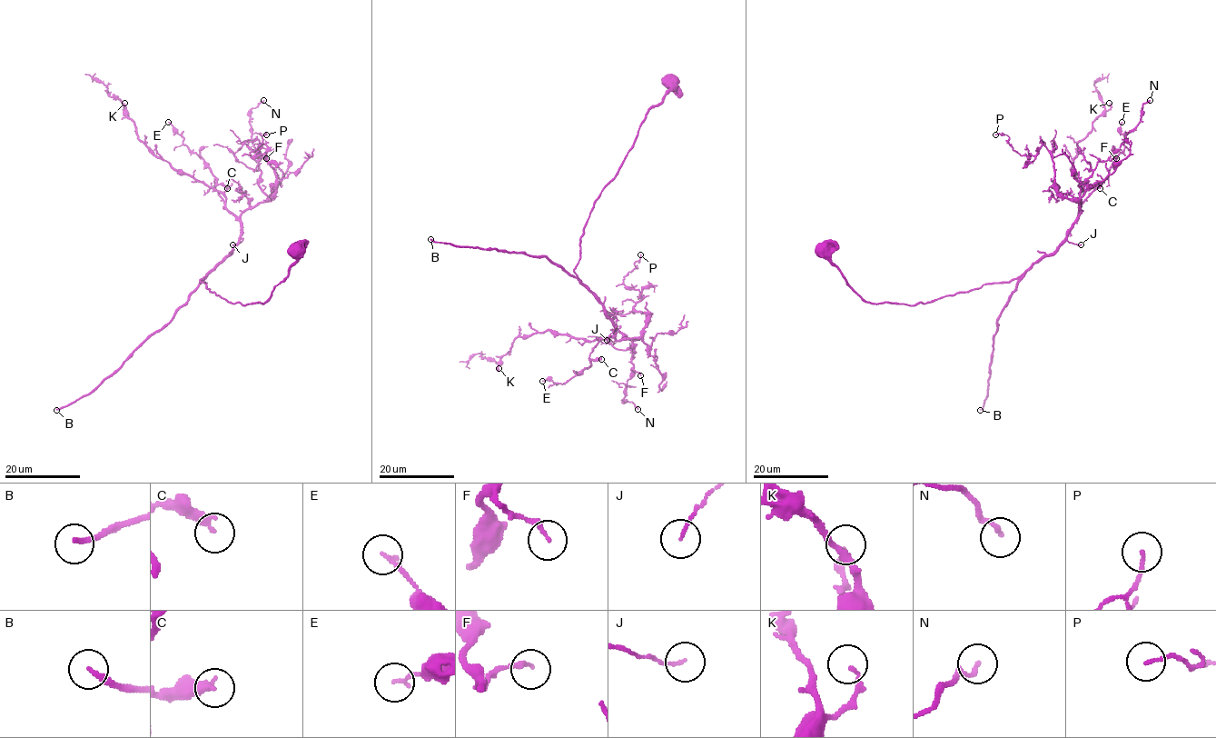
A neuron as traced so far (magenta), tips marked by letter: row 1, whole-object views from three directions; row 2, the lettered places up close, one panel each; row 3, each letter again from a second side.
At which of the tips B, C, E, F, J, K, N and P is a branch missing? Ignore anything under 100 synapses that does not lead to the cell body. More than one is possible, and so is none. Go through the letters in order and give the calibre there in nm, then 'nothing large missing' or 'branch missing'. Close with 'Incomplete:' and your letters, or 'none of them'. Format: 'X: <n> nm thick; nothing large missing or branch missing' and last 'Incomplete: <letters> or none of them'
B: 190 nm thick; branch missing
C: 360 nm thick; nothing large missing
E: 130 nm thick; nothing large missing
F: 160 nm thick; nothing large missing
J: 110 nm thick; nothing large missing
K: 150 nm thick; nothing large missing
N: 170 nm thick; nothing large missing
P: 110 nm thick; nothing large missing
Incomplete: B

